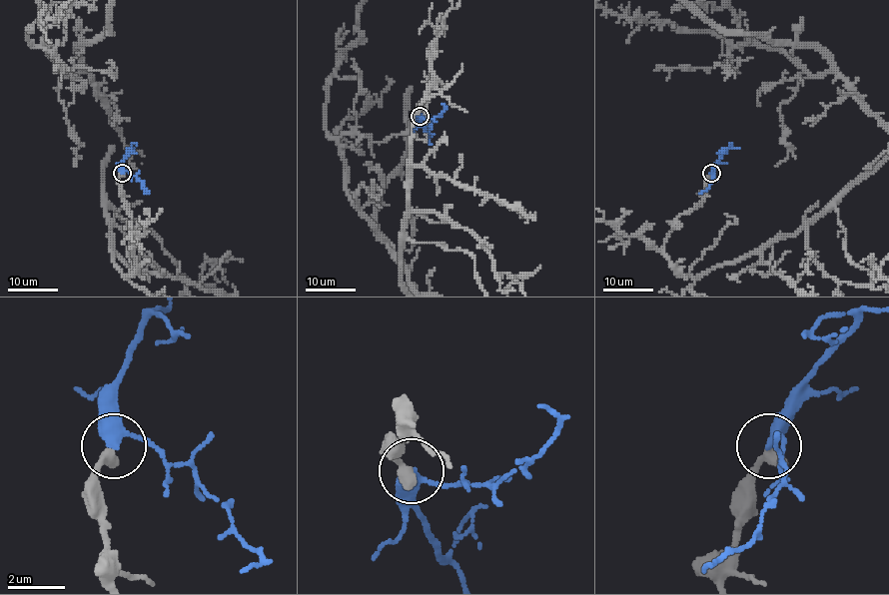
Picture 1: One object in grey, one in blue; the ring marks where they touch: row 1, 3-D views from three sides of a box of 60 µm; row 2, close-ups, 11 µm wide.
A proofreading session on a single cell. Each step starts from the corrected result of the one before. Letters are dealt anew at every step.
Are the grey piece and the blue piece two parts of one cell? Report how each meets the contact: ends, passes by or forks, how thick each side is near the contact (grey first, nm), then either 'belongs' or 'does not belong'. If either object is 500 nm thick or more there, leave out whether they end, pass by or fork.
grey ends | blue passes by | 440/360 nm | belongs

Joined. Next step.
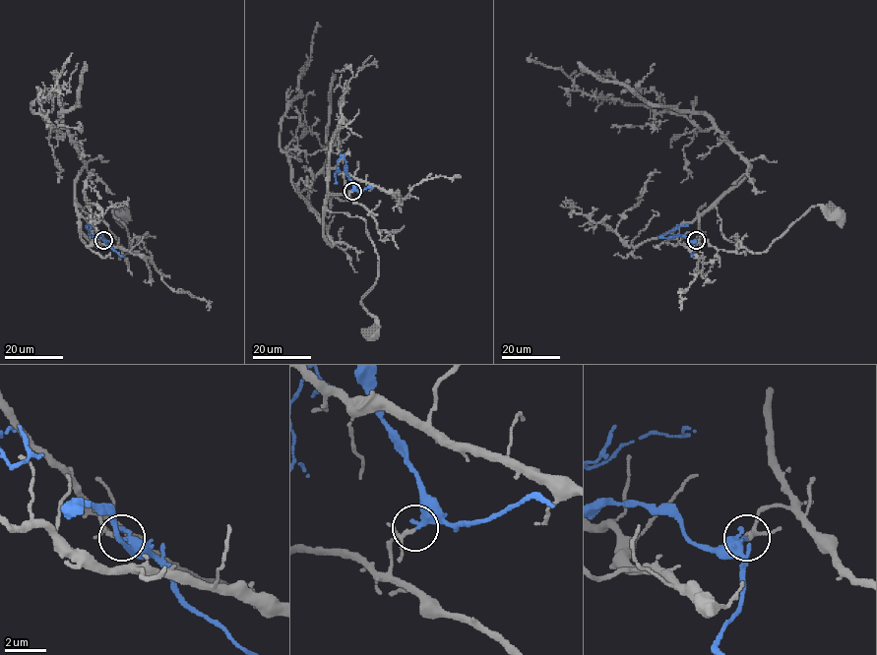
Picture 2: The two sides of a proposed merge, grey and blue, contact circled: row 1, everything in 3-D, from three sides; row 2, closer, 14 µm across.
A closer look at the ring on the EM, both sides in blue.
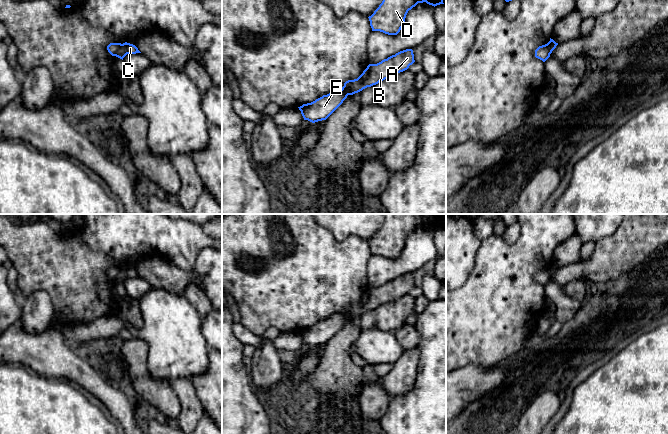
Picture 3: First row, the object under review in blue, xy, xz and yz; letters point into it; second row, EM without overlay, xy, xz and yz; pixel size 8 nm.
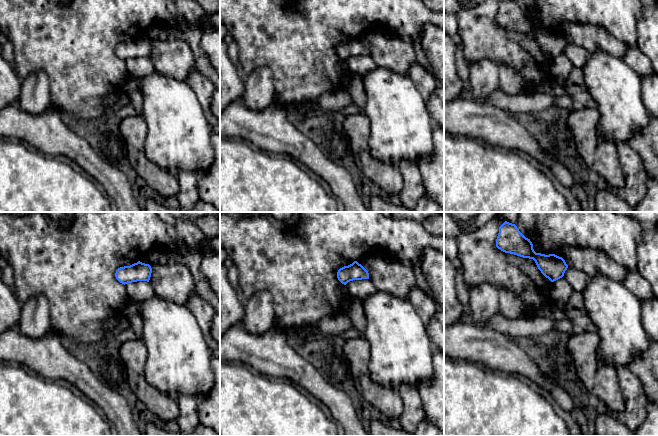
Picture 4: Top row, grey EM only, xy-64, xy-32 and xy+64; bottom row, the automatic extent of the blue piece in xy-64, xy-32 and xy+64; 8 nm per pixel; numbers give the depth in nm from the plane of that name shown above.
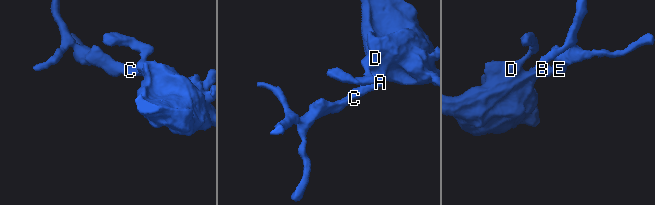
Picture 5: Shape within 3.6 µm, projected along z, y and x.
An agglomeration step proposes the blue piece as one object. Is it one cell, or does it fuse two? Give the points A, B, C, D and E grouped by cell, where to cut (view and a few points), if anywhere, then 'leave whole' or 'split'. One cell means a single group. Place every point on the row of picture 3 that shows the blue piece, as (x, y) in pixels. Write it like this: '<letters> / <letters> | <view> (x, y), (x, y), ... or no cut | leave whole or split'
A B C D / E | xy (121, 44), (114, 55) | split

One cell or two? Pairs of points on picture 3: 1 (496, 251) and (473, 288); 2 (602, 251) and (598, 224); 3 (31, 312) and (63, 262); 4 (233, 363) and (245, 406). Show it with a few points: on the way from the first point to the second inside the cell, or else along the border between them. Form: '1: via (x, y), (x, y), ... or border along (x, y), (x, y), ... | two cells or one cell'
1: via (496, 260), (496, 265), (482, 279) | one cell
2: border along (619, 225), (611, 234), (603, 237), (596, 243) | two cells
3: border along (25, 296), (44, 290), (51, 298), (55, 312) | two cells
4: via (233, 374), (234, 395) | one cell

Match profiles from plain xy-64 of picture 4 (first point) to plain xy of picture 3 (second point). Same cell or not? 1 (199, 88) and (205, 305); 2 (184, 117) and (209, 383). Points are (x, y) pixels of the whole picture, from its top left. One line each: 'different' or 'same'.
1: same
2: different

